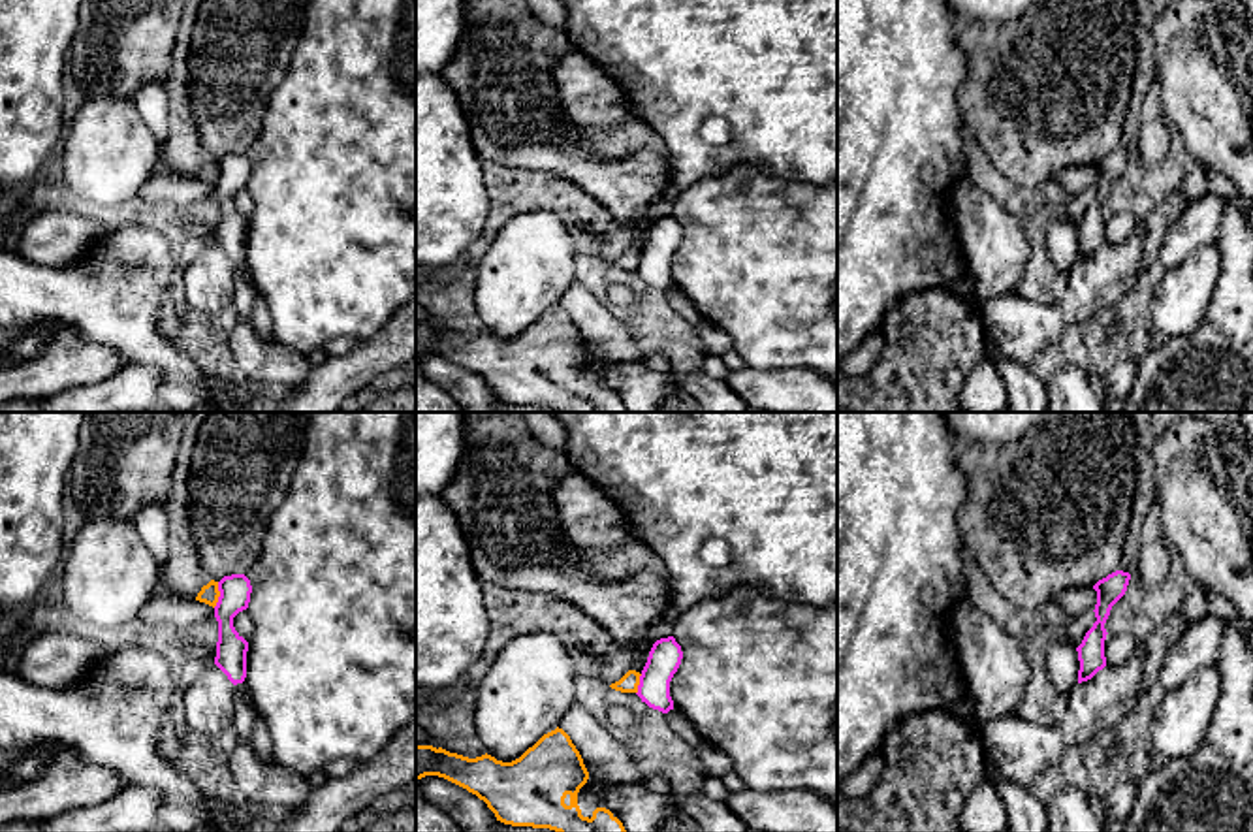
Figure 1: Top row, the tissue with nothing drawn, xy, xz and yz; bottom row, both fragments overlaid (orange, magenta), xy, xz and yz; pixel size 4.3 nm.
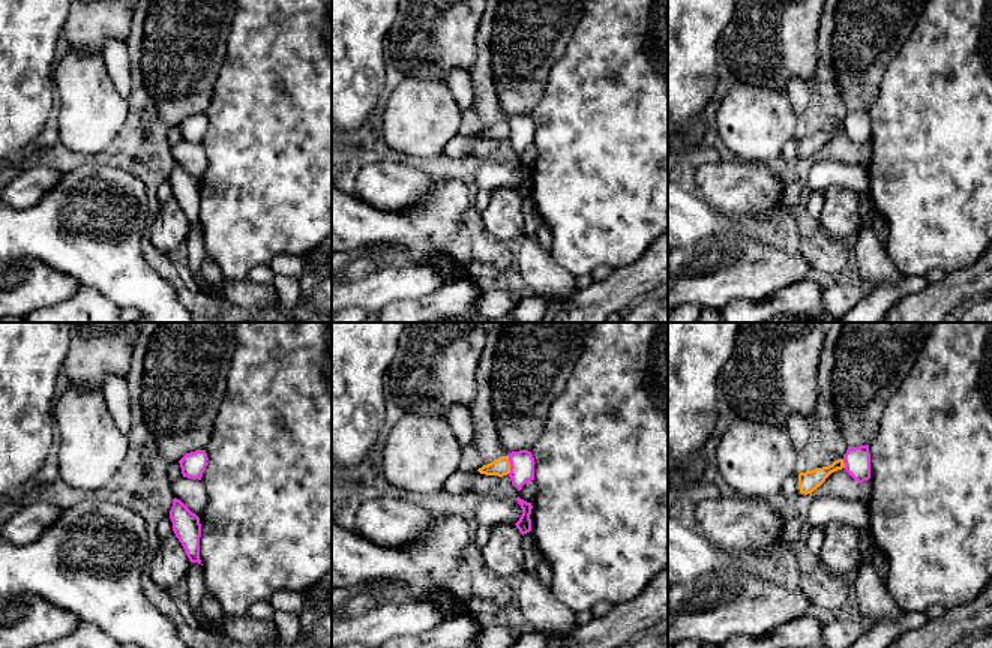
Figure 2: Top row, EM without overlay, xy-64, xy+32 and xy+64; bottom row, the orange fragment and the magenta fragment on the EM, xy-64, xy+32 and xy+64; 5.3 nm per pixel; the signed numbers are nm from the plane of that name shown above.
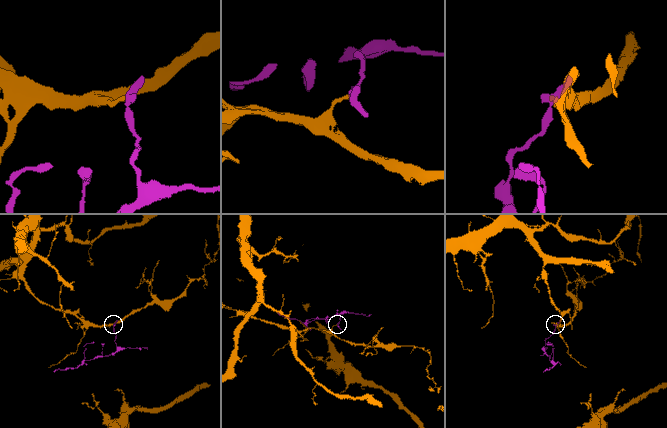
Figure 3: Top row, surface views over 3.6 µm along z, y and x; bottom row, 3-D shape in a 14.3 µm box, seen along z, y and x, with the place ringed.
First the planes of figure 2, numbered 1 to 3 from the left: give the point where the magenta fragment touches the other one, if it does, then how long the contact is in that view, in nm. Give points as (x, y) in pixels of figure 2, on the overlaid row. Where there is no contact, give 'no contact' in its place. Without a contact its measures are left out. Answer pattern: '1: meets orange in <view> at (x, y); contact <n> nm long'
1: no contact
2: meets orange in xy+32 at (509, 464); contact 100 nm long
3: meets orange in xy+64 at (844, 464); contact 50 nm long

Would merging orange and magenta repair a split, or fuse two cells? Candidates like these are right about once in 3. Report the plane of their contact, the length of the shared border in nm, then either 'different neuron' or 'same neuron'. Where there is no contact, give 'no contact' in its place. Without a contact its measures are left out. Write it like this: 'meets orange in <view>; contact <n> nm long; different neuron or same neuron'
meets orange in xy; contact 110 nm long; different neuron

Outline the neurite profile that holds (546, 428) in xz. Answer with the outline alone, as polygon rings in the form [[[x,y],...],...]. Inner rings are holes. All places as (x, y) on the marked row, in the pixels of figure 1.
[[[523,412],[525,422],[536,440],[553,450],[564,450],[568,442],[566,427],[551,412]]]

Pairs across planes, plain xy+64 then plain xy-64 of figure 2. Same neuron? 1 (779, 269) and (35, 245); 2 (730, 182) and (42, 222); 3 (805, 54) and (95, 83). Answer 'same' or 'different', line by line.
1: different
2: different
3: different

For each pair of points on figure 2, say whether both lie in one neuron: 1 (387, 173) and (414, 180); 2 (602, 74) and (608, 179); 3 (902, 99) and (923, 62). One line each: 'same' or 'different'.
1: same
2: same
3: same

